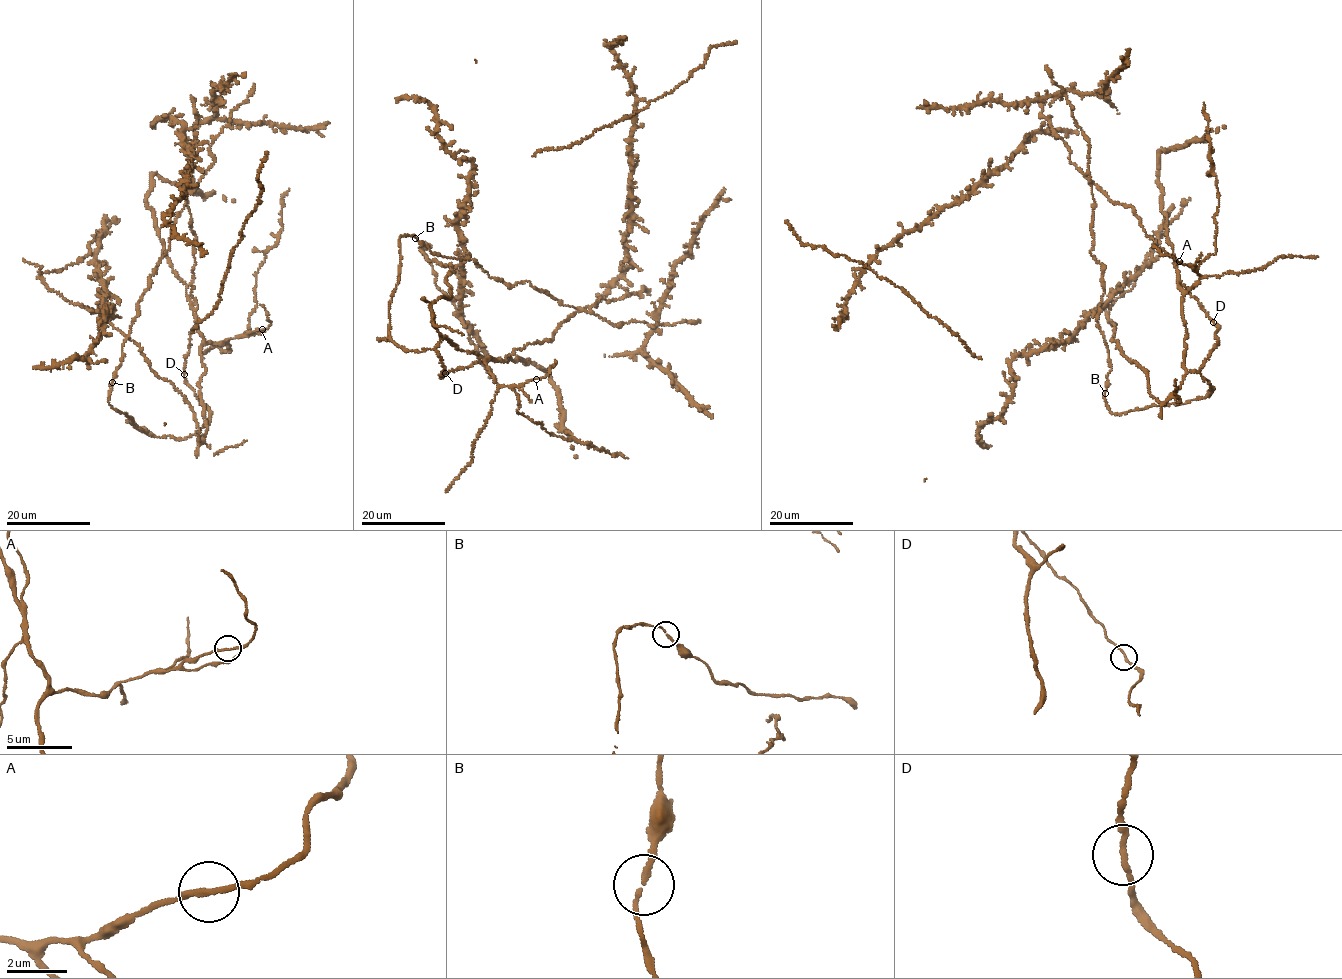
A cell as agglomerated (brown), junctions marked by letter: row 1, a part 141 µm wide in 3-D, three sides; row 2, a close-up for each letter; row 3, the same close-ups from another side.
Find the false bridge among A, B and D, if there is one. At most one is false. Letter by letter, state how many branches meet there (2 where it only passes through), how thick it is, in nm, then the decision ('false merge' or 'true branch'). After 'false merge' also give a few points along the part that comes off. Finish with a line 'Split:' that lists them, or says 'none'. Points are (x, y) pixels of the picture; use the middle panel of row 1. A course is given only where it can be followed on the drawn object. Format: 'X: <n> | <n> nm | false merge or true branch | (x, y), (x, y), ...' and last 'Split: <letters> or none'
A: 2 | 170 nm | true branch
B: 2 | 160 nm | true branch
D: 2 | 170 nm | true branch
Split: none

